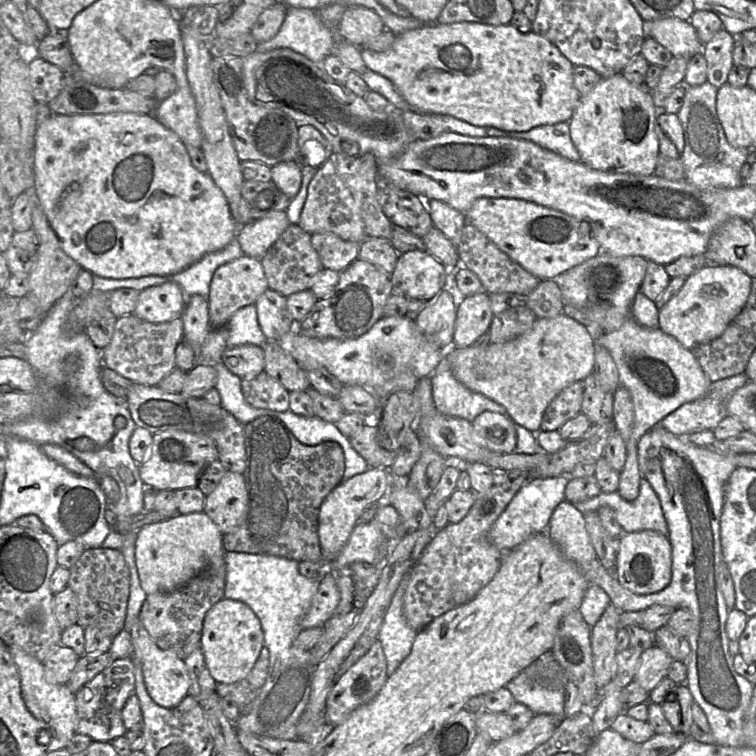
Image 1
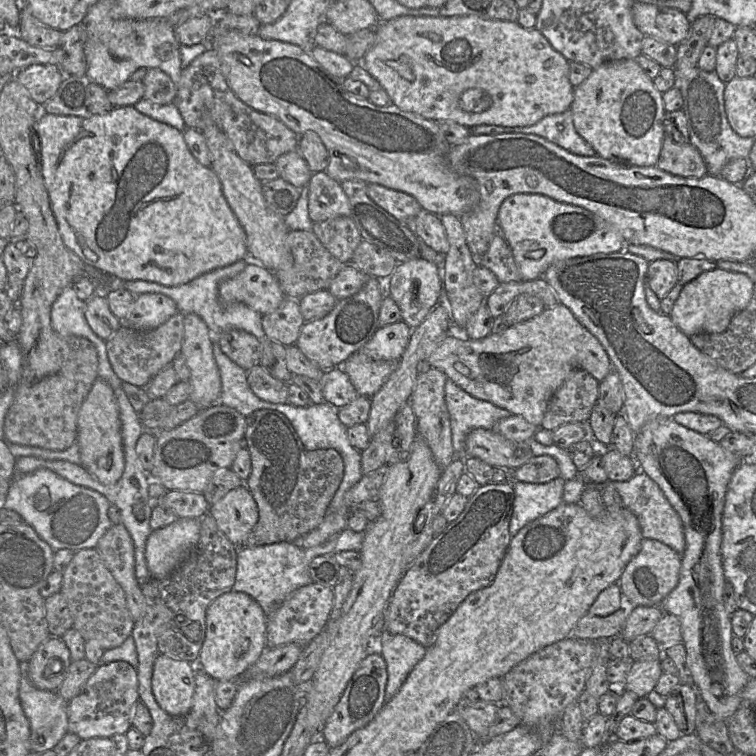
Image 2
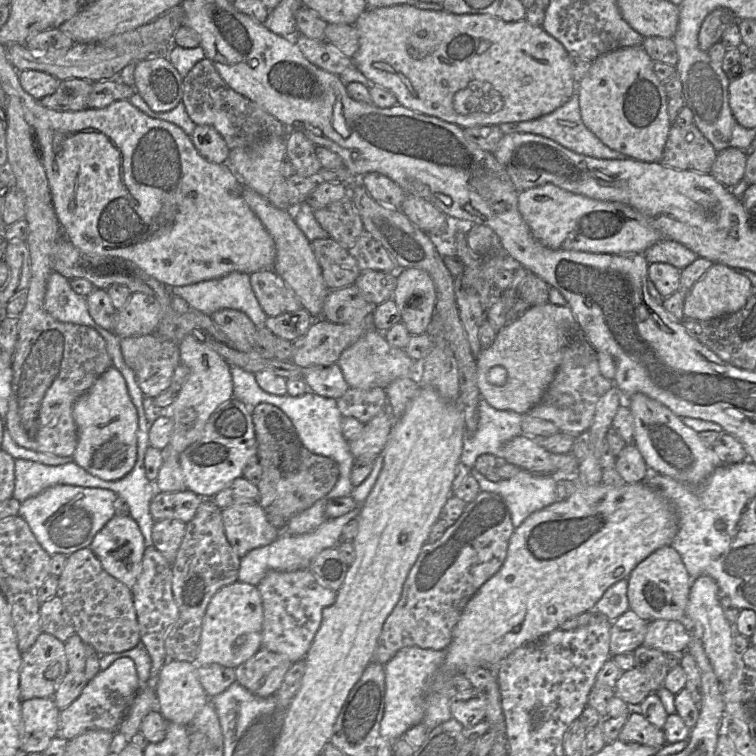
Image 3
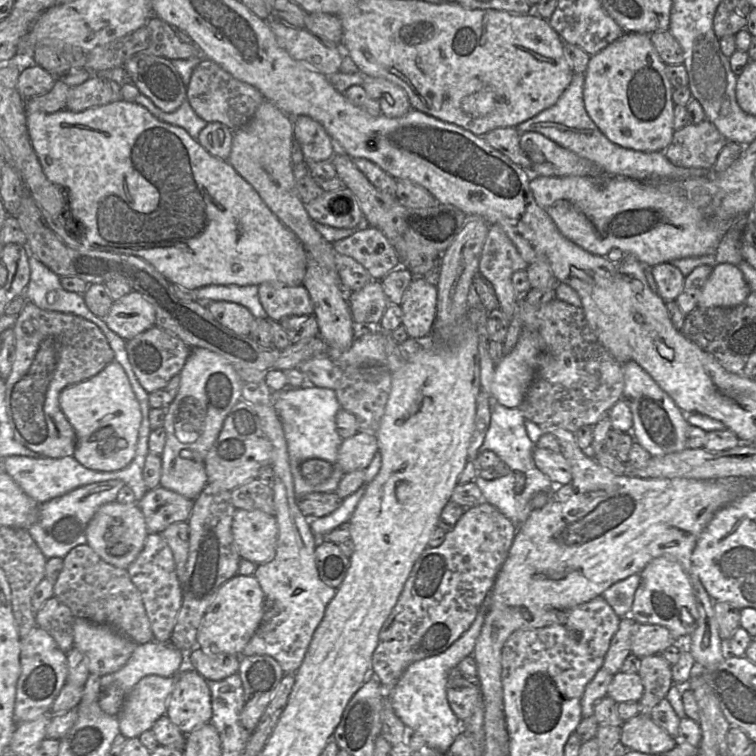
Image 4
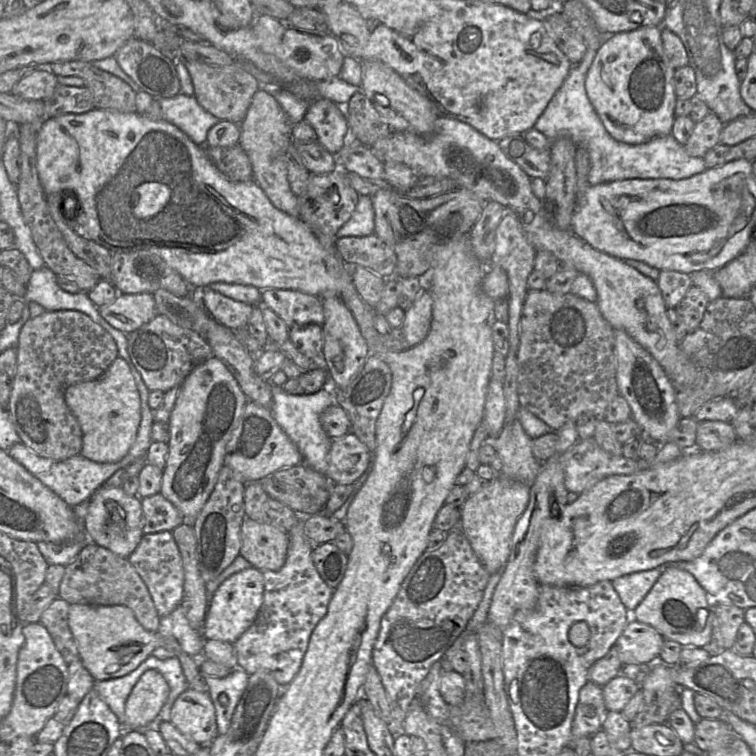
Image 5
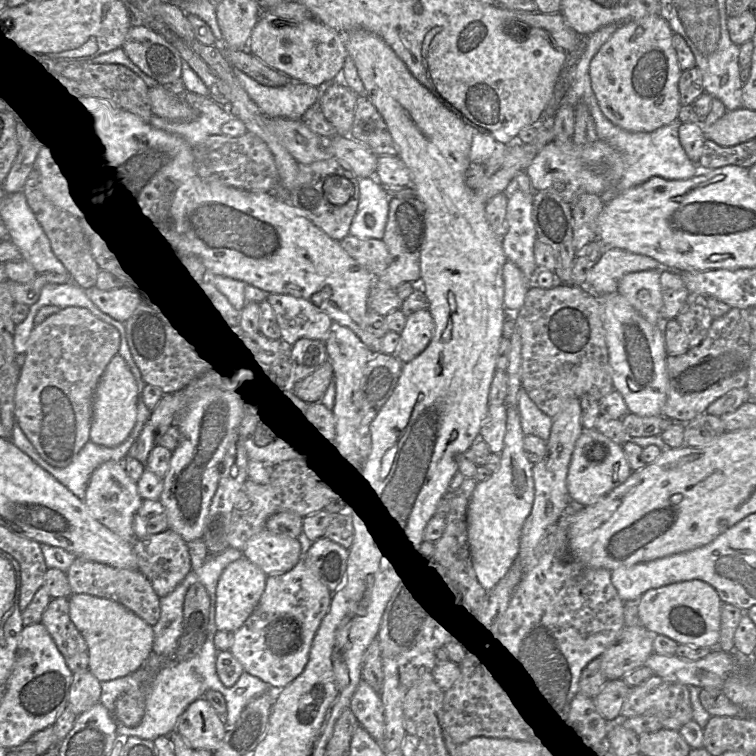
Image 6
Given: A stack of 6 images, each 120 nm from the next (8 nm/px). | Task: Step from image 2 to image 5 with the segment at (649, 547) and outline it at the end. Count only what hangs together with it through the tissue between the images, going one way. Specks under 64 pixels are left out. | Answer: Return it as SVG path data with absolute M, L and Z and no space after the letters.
M668 565L631 615L632 619L656 629L664 639L683 647L705 647L712 639L714 621L714 608L710 606L709 599L690 573Z

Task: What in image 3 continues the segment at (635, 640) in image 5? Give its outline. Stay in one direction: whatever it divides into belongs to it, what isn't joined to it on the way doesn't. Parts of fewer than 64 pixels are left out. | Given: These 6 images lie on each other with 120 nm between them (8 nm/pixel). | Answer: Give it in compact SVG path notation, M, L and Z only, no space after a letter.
M659 619L649 622L643 645L663 653L685 652L690 640L691 633L681 622Z

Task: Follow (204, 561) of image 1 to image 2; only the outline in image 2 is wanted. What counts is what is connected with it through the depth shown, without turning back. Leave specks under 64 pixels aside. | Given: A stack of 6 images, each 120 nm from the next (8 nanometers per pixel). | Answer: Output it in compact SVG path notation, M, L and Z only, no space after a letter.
M179 518L174 523L153 530L146 542L145 560L150 576L163 580L188 557L200 538L200 521Z

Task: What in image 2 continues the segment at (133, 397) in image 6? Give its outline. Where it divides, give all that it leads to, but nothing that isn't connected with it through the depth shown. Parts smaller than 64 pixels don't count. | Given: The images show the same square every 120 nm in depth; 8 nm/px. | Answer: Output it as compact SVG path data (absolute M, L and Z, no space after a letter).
M100 377L96 378L80 407L77 419L77 443L81 465L100 483L114 485L120 480L124 472L125 457L119 407L112 387Z

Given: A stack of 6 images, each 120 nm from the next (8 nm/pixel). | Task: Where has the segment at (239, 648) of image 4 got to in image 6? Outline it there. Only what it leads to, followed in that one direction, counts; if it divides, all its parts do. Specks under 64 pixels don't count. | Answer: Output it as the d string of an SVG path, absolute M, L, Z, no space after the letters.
M244 556L231 562L222 572L216 587L215 624L218 630L234 633L257 607L267 575Z

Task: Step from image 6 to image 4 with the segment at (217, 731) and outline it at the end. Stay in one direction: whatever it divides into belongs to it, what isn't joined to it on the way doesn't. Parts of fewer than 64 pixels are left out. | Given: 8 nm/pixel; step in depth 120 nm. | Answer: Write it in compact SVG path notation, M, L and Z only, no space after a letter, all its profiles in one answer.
M194 669L176 675L166 716L185 735L210 723L211 692L206 680Z

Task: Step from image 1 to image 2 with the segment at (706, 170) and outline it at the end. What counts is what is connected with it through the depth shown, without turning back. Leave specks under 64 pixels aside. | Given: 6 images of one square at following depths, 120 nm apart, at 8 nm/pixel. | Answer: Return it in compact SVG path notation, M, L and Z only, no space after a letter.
M693 67L687 71L674 71L676 86L683 98L682 111L688 122L689 142L701 153L707 175L720 176L723 167L733 159L748 158L755 138L739 136L729 124L725 112L724 90L726 84L713 72Z

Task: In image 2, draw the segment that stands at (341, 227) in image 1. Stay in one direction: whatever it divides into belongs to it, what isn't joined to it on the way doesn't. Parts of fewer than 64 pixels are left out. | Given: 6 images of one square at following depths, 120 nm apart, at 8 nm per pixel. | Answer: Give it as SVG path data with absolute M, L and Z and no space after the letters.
M325 171L313 173L308 185L308 210L313 223L350 216L349 199L341 183L332 179Z

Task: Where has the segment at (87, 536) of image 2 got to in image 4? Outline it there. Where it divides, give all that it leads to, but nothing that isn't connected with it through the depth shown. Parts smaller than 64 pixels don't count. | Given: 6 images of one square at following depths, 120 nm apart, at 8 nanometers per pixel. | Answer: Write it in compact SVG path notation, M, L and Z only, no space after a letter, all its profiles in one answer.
M108 480L76 488L62 496L39 504L38 518L28 531L47 559L59 557L64 559L71 549L87 544L86 528L96 511L104 504L116 501L118 492L124 486L121 480Z

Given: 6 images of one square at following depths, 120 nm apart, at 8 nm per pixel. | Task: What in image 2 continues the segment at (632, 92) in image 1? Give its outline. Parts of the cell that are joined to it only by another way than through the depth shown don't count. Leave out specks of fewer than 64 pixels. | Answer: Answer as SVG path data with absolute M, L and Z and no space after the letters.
M637 60L609 61L594 68L590 76L574 88L571 110L576 131L594 148L596 155L627 166L649 167L657 164L665 135L663 94L656 89Z

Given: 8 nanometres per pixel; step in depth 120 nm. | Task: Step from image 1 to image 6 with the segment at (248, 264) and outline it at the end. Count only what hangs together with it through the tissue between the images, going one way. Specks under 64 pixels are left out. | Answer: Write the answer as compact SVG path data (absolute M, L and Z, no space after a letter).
M270 293L266 299L274 310L282 336L290 344L302 337L326 341L333 321L313 302L281 293Z

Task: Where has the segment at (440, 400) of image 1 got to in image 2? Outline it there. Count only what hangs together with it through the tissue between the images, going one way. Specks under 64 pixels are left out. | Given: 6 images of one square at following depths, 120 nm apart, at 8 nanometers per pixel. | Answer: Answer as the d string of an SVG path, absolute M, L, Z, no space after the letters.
M450 379L445 383L445 402L449 412L456 458L464 459L467 435L476 428L493 430L495 424L512 414L490 402L474 398Z

